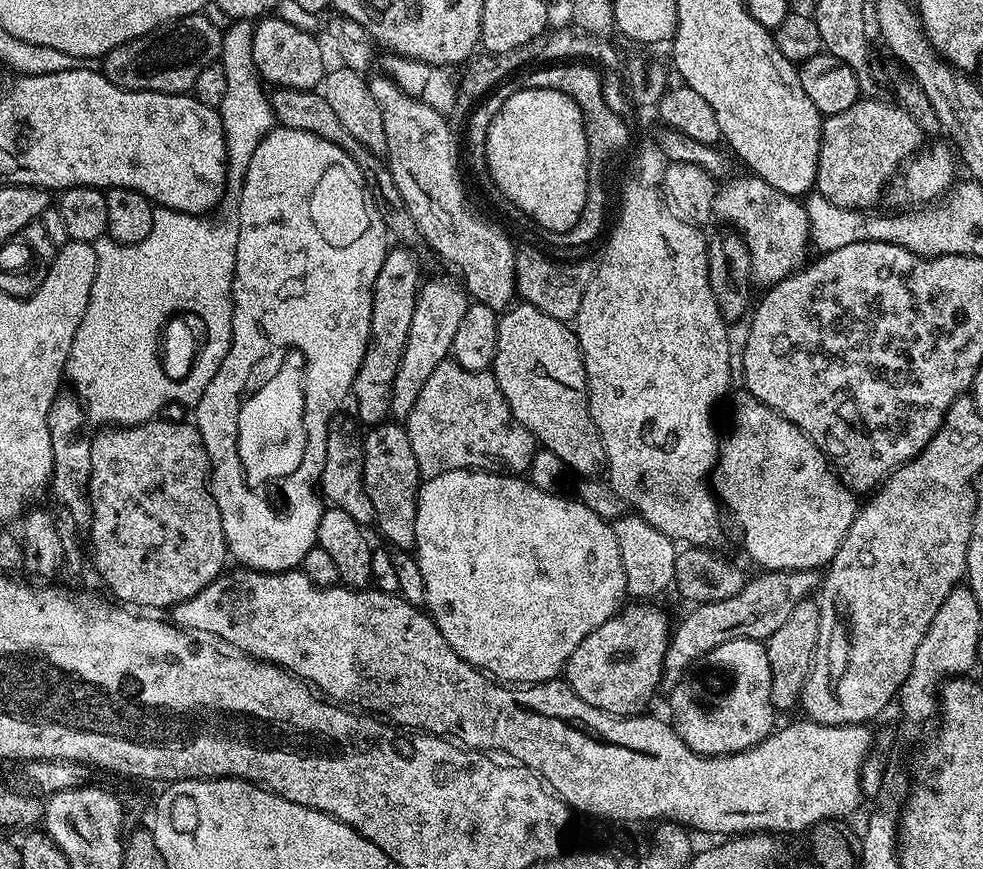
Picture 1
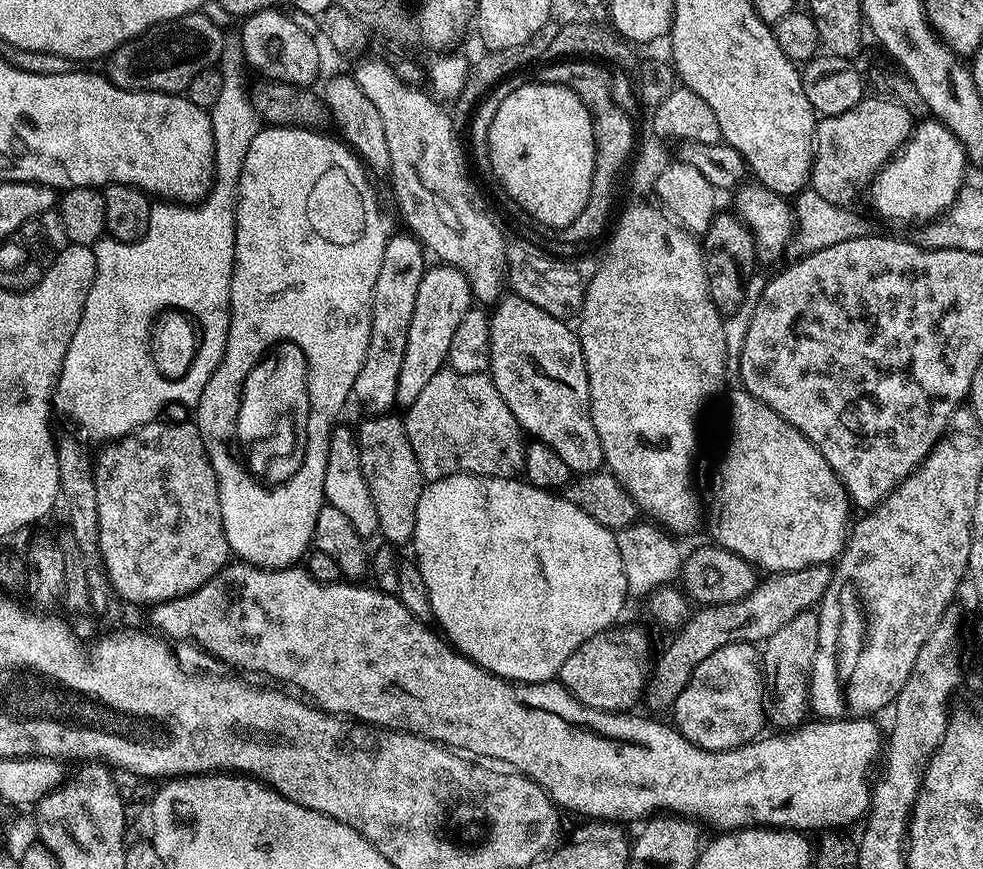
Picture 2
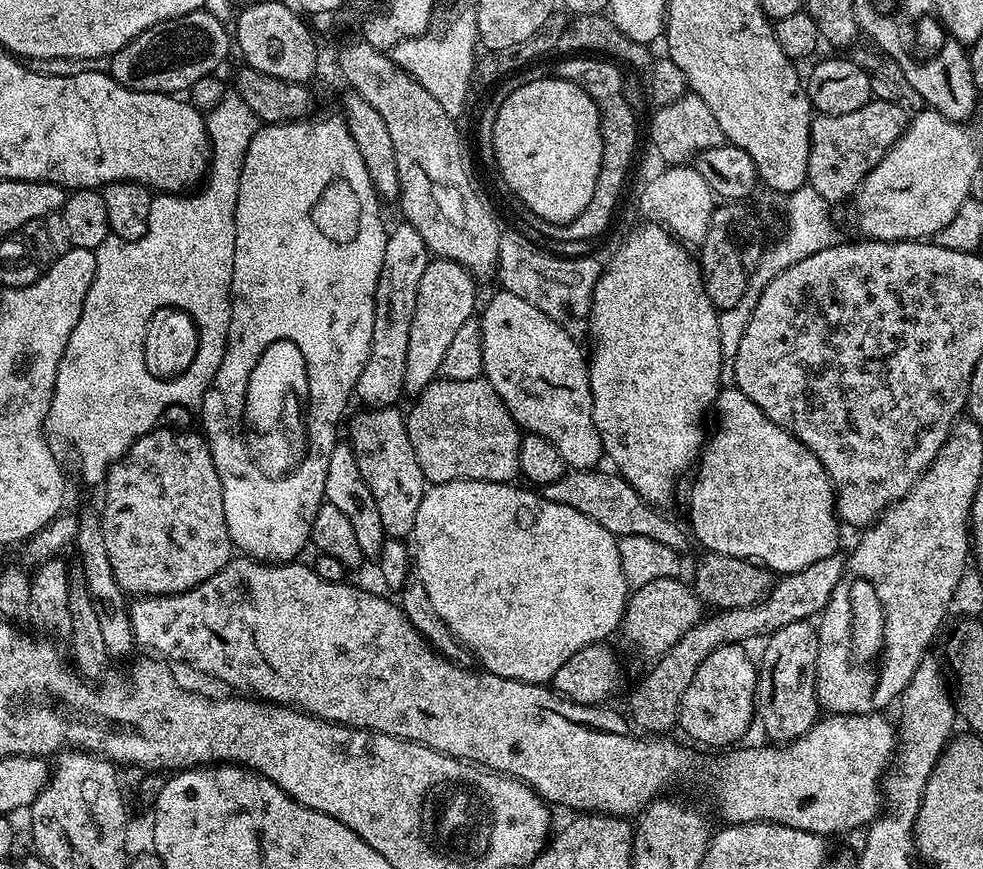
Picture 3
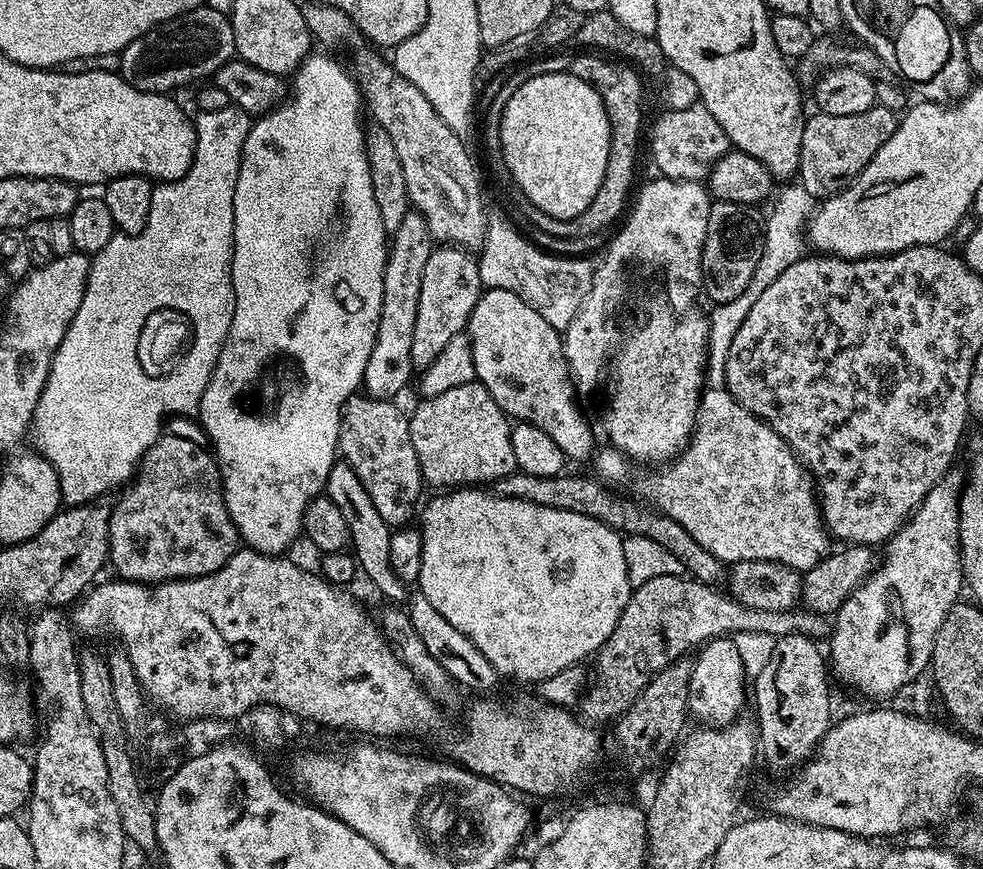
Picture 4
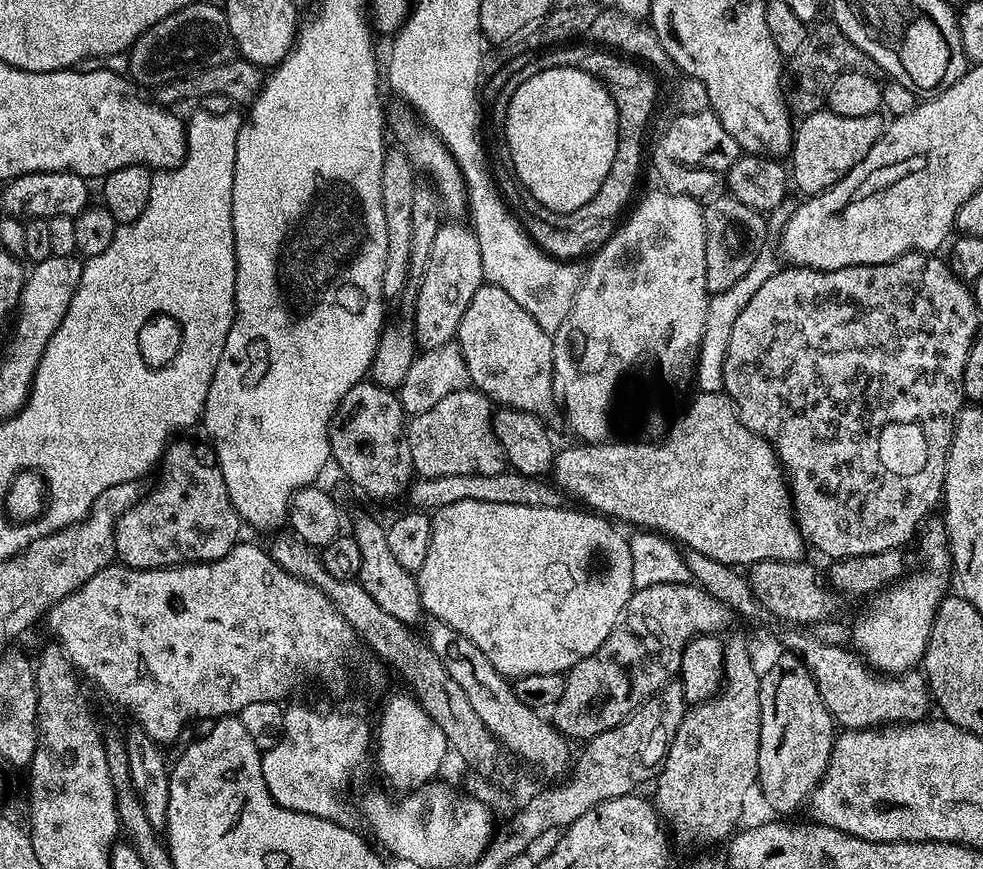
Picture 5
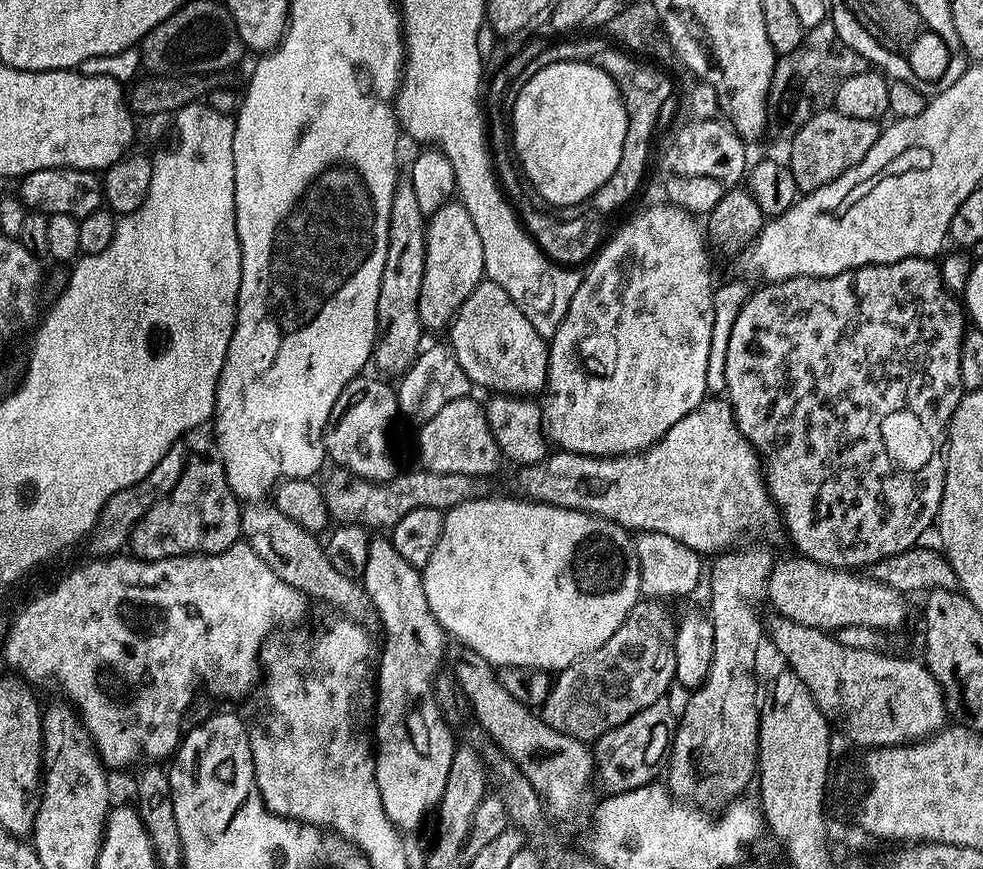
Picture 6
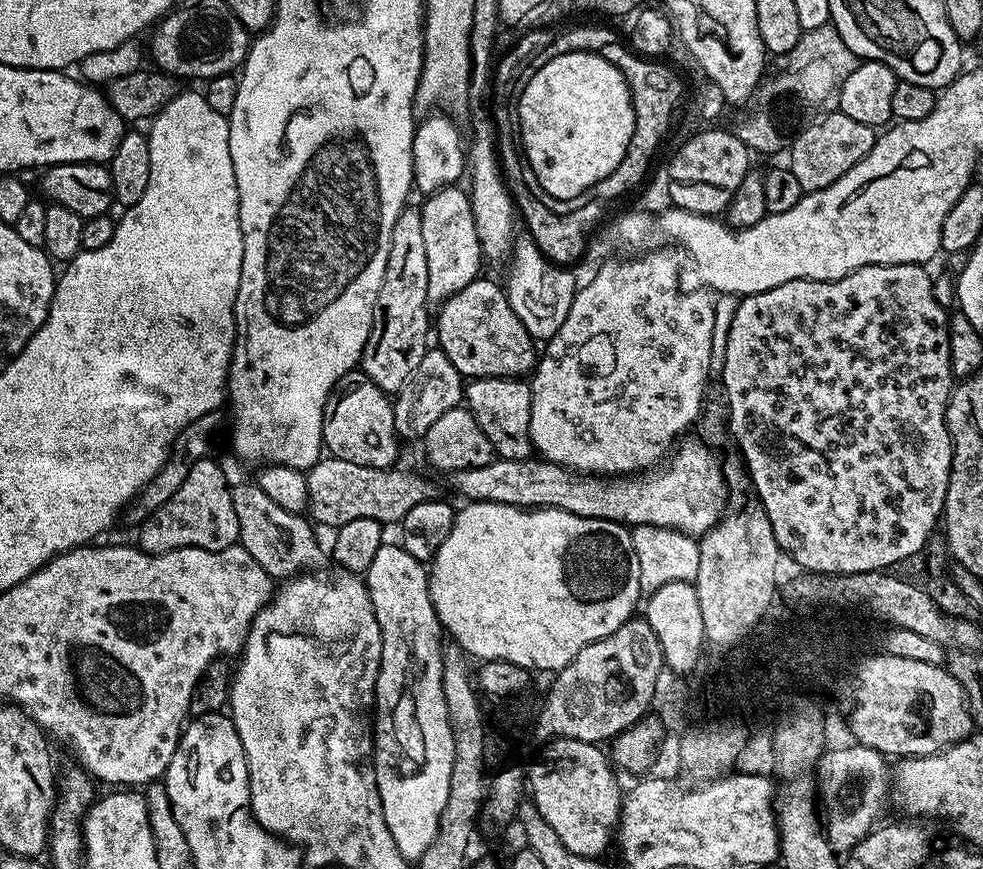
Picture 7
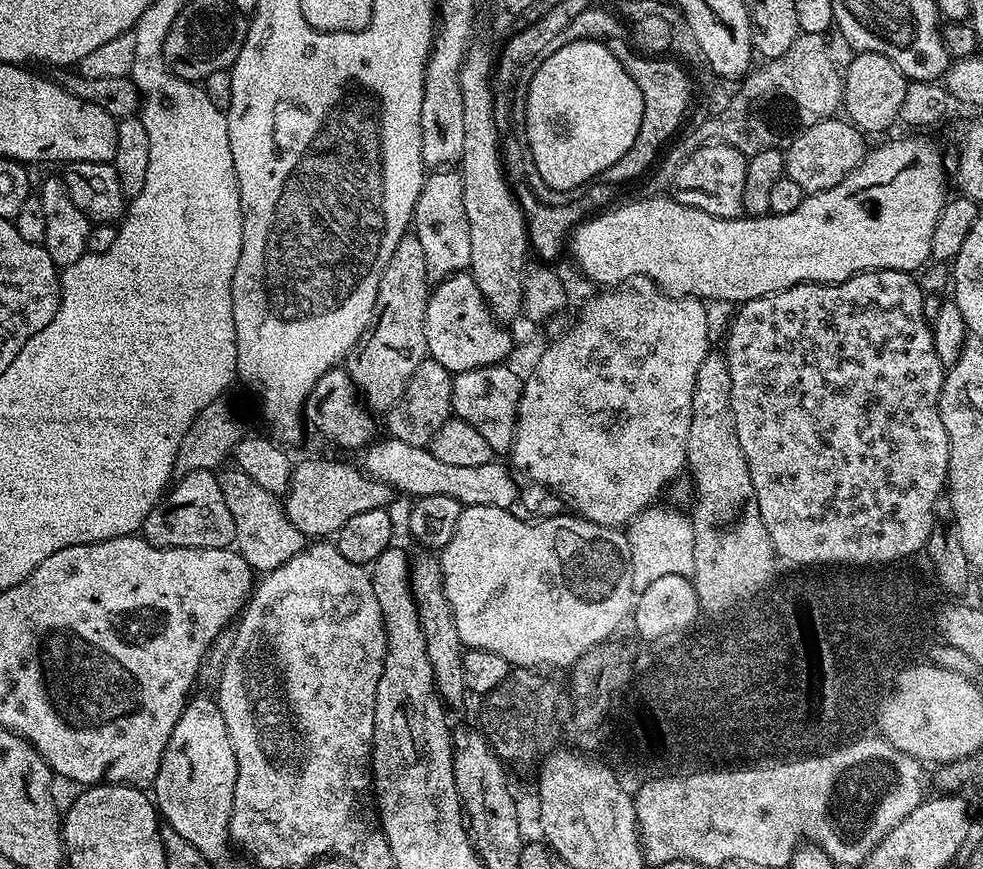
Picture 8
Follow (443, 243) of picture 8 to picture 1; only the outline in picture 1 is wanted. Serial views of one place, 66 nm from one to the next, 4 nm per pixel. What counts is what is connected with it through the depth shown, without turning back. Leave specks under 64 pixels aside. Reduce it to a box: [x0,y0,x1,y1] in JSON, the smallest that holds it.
[390,279,470,421]

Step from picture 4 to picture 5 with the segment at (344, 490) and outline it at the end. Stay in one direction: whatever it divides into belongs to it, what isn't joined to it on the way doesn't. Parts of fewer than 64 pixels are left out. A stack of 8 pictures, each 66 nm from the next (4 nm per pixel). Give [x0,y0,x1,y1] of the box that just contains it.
[350,516,422,626]

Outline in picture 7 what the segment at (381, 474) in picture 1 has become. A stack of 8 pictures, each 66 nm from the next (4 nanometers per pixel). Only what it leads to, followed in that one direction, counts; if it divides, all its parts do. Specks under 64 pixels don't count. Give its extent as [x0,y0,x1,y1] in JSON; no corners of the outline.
[322,371,402,468]

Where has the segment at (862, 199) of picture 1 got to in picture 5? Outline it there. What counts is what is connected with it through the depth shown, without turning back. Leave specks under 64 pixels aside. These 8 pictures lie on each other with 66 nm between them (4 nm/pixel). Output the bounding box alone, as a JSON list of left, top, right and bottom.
[791,110,885,197]

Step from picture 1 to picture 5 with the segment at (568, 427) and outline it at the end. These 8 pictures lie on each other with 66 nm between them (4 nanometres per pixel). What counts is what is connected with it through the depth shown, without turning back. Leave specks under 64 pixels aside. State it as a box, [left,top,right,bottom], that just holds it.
[455,282,553,414]

